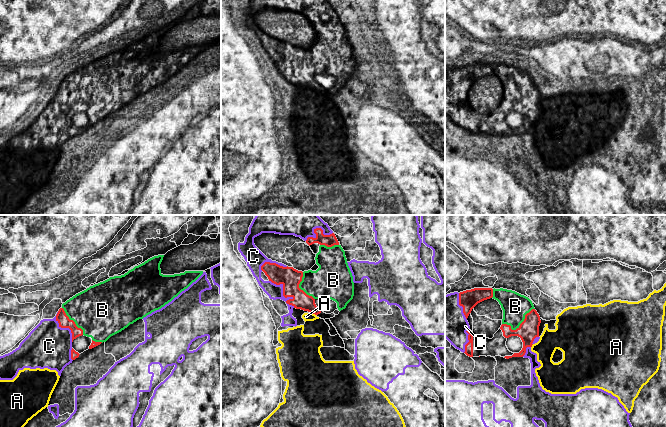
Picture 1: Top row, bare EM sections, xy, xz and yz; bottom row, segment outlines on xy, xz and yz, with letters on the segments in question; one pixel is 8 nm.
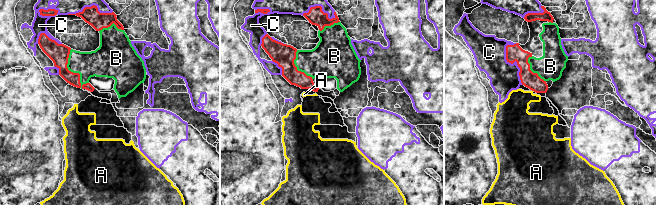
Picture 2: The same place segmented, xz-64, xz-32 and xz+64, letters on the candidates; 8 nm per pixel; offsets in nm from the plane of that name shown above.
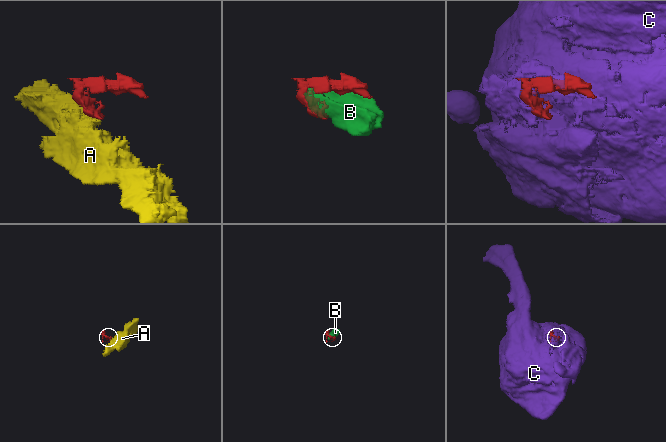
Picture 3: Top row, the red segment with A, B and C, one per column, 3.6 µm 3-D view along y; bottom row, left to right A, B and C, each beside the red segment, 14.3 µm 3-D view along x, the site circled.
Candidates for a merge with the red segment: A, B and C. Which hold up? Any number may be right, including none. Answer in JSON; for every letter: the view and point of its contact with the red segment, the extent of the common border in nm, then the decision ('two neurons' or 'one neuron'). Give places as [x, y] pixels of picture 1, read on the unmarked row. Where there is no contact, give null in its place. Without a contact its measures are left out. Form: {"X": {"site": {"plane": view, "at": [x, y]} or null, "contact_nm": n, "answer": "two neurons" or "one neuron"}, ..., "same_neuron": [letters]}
{"A": {"site": {"plane": "xz", "at": [313, 89]}, "contact_nm": 50, "answer": "two neurons"}, "B": {"site": {"plane": "yz", "at": [520, 101]}, "contact_nm": 300, "answer": "one neuron"}, "C": {"site": {"plane": "xz", "at": [283, 67]}, "contact_nm": 300, "answer": "two neurons"}, "same_neuron": ["B"]}

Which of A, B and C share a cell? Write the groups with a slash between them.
A / B / C

